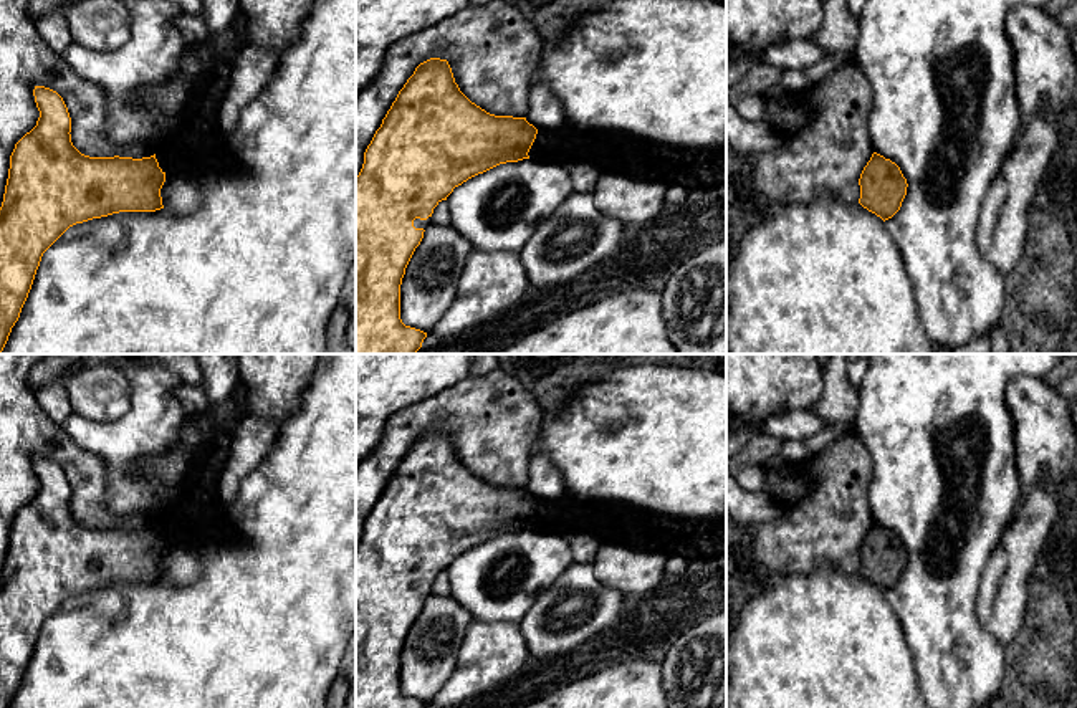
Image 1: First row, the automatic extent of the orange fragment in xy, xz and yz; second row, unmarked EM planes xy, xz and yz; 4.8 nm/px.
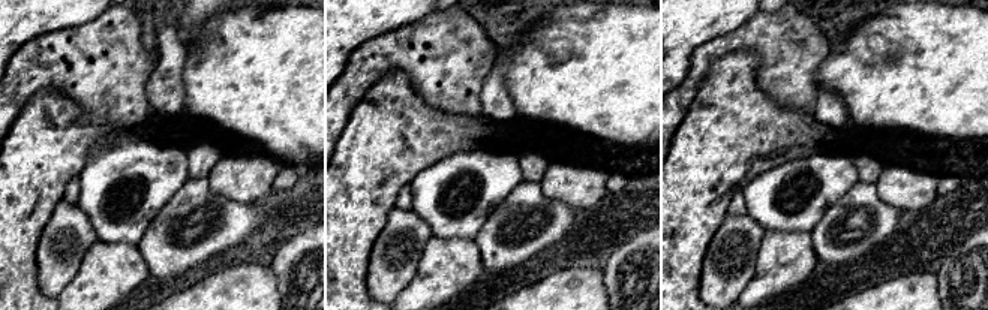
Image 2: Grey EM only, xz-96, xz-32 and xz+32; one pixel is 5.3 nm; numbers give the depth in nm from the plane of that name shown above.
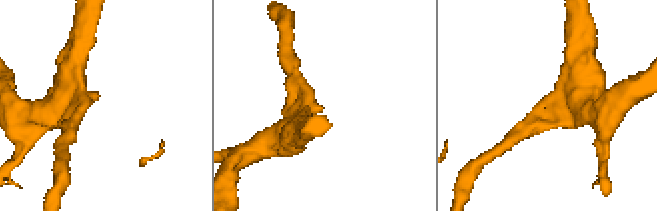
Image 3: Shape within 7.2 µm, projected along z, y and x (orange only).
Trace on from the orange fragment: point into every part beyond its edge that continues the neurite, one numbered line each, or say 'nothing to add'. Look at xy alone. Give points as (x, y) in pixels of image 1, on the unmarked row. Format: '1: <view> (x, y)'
1: xy (199, 520)

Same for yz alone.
nothing to add

